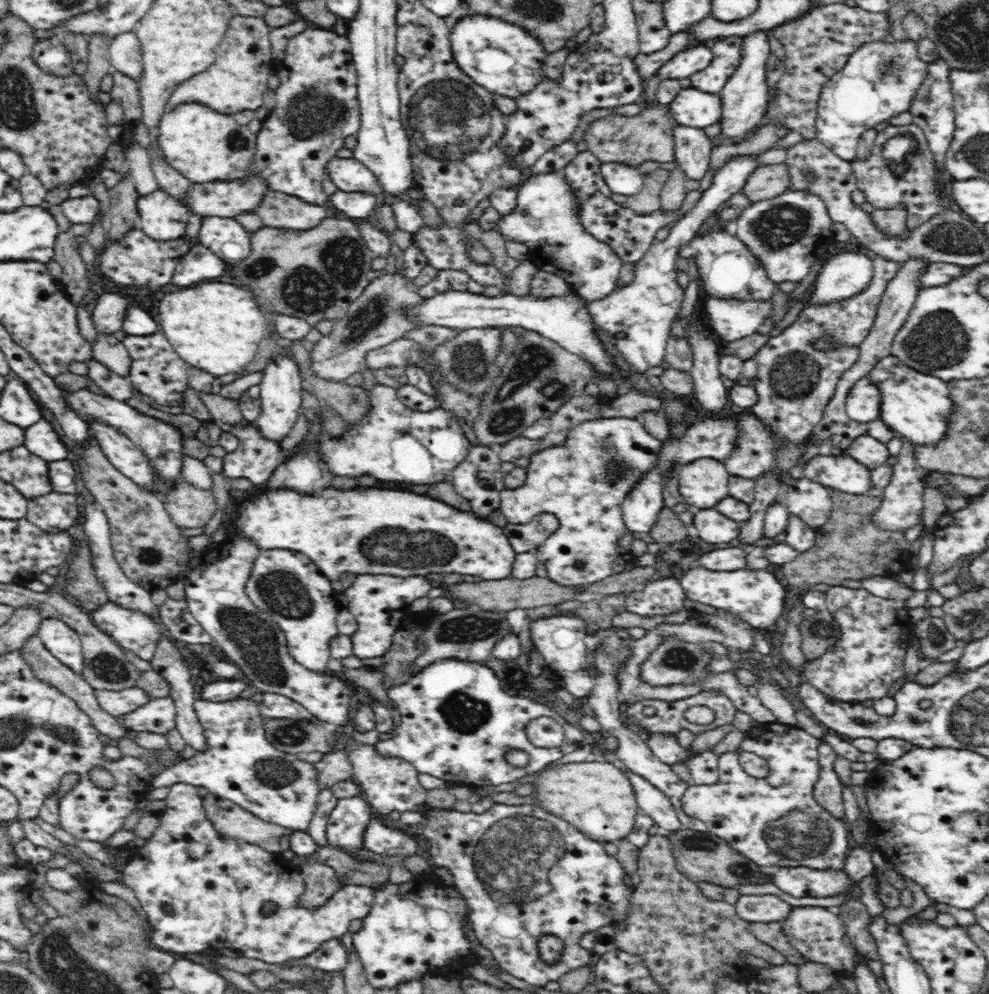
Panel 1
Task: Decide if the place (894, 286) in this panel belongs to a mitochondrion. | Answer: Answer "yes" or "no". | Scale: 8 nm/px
no

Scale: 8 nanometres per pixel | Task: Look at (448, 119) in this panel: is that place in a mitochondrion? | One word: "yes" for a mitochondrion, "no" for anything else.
yes

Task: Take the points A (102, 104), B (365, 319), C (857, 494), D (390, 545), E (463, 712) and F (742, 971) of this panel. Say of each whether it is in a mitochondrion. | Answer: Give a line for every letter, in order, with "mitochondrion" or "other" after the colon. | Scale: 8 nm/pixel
A: other
B: mitochondrion
C: other
D: mitochondrion
E: mitochondrion
F: other

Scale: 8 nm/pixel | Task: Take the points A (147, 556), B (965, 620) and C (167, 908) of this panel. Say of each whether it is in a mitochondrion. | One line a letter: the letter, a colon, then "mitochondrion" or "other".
A: mitochondrion
B: mitochondrion
C: other

